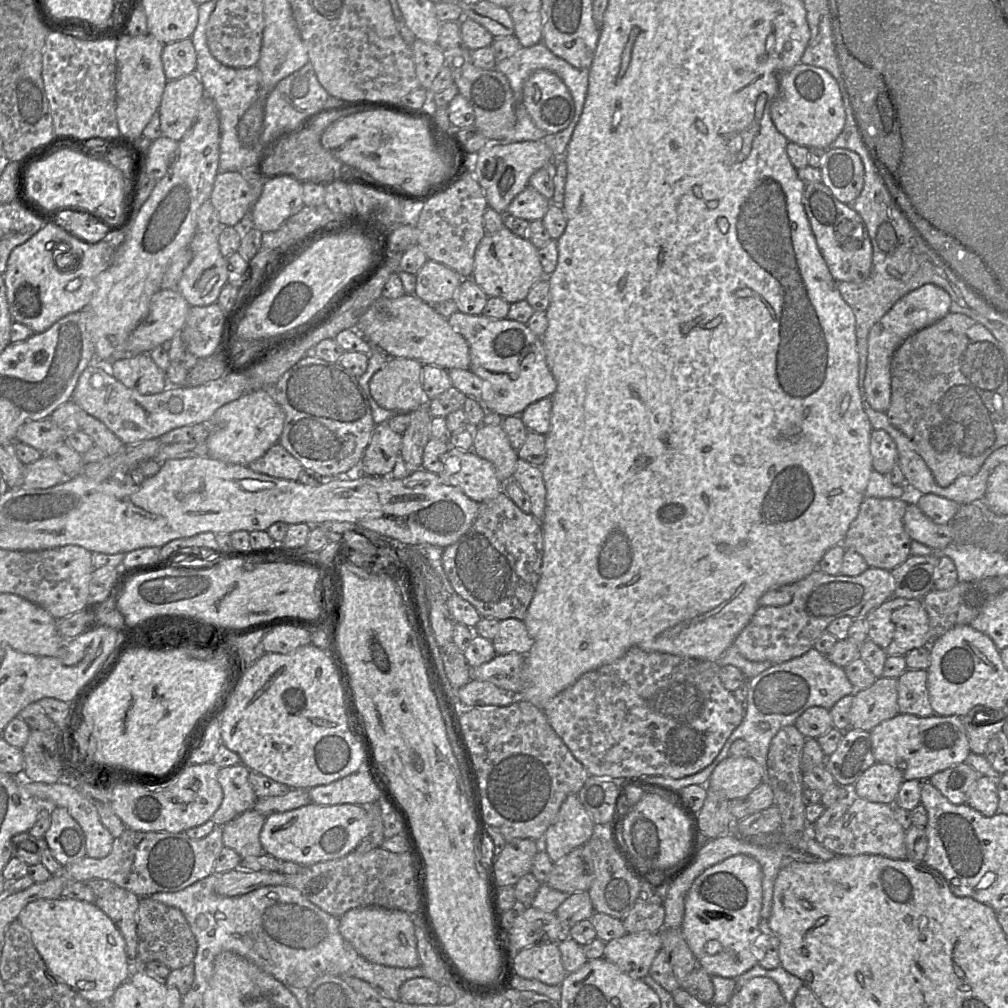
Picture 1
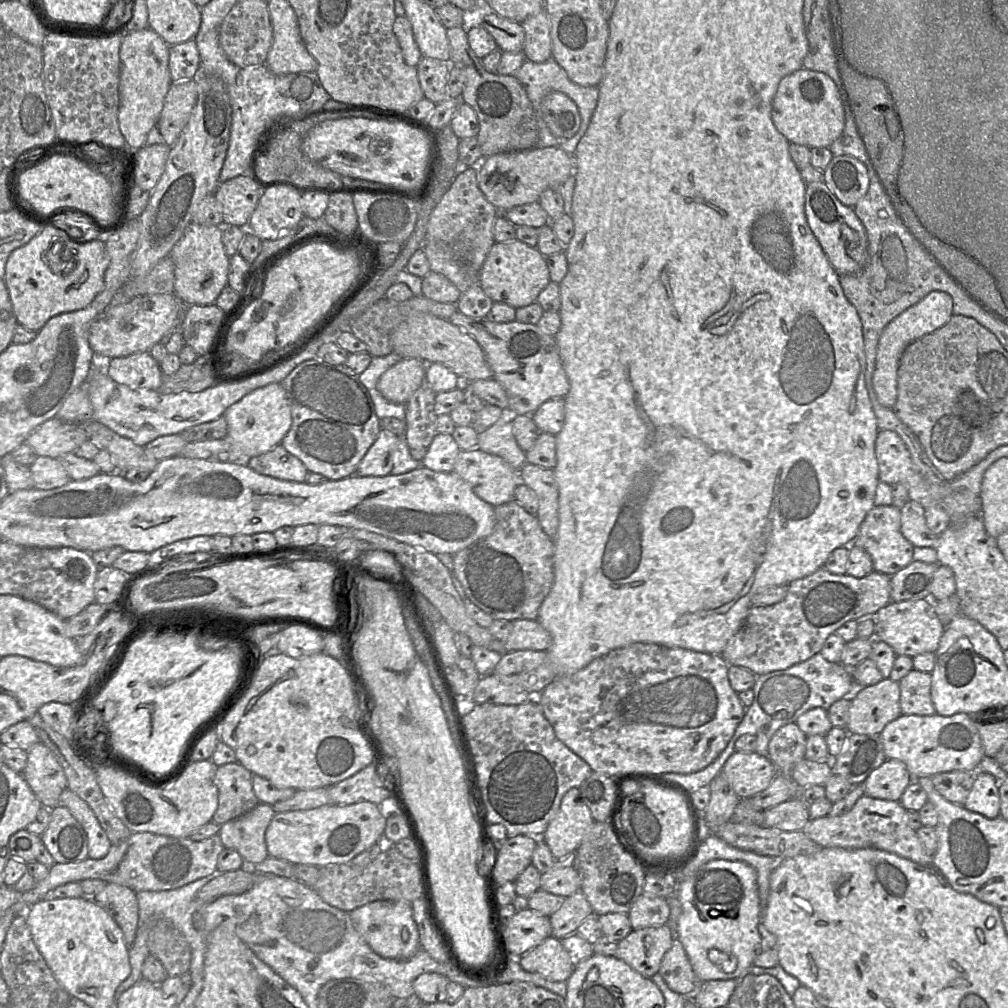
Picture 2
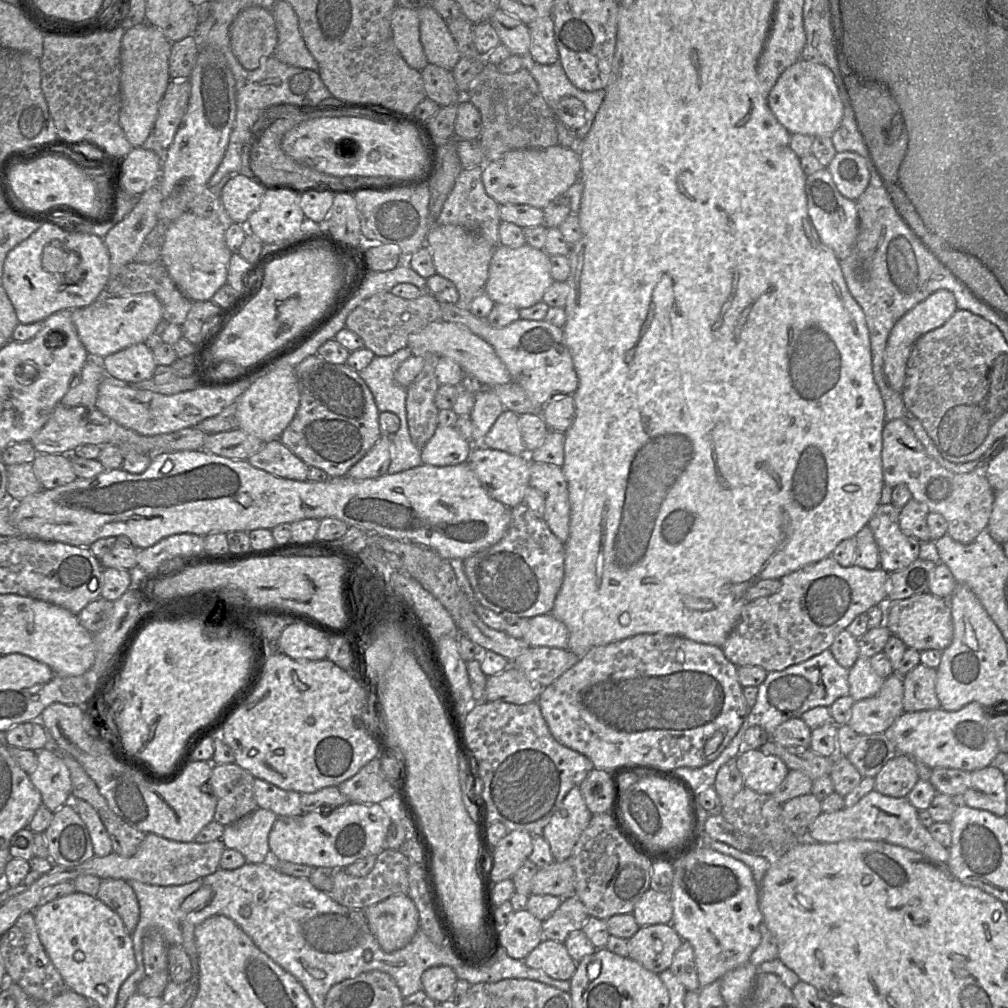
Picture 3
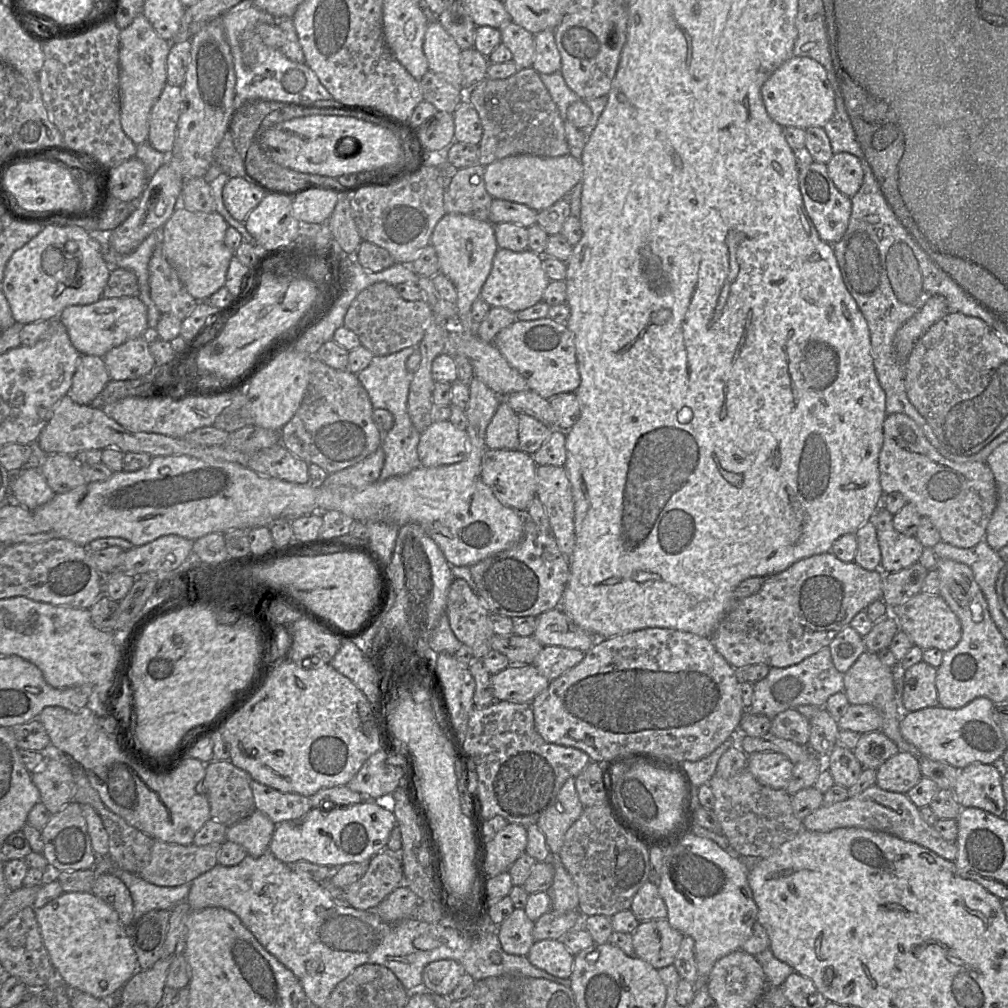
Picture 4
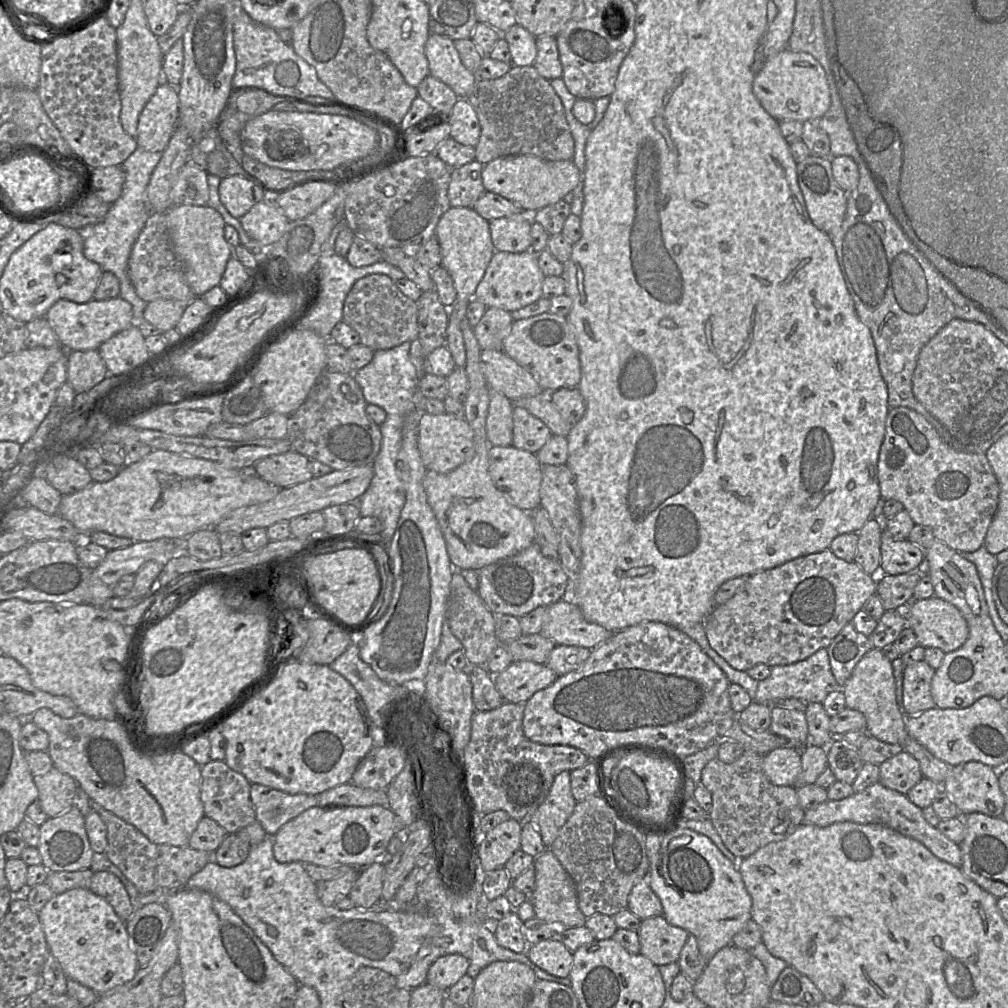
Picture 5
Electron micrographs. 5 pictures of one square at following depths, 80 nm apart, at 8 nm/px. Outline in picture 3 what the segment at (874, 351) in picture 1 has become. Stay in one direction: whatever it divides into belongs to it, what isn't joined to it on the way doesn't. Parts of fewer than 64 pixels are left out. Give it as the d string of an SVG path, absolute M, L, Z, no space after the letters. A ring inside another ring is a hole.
M938 290L915 305L896 322L888 336L884 351L884 375L893 390L902 393L907 361L915 342L925 333L945 324L956 310L953 294L947 290Z

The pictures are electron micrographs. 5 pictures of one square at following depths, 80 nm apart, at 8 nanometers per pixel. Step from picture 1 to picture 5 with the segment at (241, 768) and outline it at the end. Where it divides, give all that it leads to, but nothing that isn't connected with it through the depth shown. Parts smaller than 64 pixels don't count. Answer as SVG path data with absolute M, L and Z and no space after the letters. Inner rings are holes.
M211 760L201 766L200 797L204 816L216 821L228 834L236 833L256 821L250 791L251 783L242 774L232 770L225 761Z

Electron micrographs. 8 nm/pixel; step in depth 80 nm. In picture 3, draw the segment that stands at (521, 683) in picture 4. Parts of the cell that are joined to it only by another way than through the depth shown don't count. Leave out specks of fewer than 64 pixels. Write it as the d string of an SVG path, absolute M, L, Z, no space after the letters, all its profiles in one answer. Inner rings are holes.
M509 665L501 673L488 677L485 699L486 702L524 705L536 702L543 689L539 684L529 681L520 670Z

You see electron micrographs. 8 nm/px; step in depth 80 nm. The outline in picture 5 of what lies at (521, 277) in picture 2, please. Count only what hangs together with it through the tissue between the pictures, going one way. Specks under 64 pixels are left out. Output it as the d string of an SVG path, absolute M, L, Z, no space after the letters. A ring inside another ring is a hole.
M532 250L520 253L494 251L484 276L476 288L474 298L482 302L486 308L497 307L510 313L540 299L545 275L537 264L538 254Z

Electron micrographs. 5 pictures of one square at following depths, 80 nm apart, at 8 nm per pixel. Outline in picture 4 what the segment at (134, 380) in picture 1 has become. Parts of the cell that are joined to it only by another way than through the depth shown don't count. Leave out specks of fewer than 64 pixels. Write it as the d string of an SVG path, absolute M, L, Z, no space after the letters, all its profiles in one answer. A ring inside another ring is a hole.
M142 336L111 349L102 358L110 380L138 379L156 365L149 344Z

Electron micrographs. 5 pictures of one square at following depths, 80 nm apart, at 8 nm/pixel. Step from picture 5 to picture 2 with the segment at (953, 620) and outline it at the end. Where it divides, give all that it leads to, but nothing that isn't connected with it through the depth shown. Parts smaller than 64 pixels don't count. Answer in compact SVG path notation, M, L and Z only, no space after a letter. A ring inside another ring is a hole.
M931 598L889 601L874 615L876 640L886 642L897 655L911 658L918 654L932 652L938 649L945 626L939 620L933 608Z

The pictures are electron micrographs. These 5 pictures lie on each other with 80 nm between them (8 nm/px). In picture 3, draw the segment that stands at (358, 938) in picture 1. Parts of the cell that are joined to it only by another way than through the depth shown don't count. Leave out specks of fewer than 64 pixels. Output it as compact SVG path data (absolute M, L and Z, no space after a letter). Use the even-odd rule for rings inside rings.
M395 894L363 910L368 927L385 952L406 946L419 929L419 914L408 894Z

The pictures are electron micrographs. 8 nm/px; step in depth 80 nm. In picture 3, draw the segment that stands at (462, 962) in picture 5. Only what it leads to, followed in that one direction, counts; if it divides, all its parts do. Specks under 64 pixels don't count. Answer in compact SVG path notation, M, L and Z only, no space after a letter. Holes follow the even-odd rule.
M433 966L421 975L422 989L436 1003L448 1000L455 989L458 977L449 966Z

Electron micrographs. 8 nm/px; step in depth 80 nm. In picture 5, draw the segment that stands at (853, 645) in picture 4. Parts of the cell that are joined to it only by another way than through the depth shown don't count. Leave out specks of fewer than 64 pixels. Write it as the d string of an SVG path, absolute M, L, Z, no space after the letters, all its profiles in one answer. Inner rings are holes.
M847 623L827 647L831 671L843 687L860 659L873 648L868 636Z

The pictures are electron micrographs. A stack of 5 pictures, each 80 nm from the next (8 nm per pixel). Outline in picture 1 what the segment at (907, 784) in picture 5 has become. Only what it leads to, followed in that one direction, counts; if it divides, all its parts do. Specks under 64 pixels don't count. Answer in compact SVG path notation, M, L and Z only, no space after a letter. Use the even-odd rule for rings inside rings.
M876 762L858 778L851 787L851 792L853 797L894 805L904 781L900 768L887 763Z

